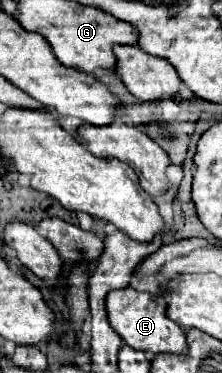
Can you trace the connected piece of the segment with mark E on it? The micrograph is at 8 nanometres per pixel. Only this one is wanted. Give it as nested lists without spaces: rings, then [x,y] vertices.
[[[123,287],[123,291],[111,291],[111,295],[107,295],[107,317],[111,329],[119,333],[129,347],[149,353],[187,353],[185,333],[165,315],[165,307],[167,299],[163,295],[137,291],[133,287]]]

